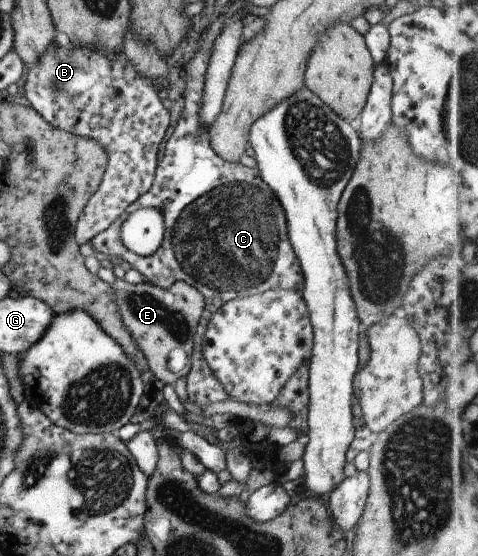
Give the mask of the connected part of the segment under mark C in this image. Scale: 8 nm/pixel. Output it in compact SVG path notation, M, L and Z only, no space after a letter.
M199 47L192 57L185 64L185 75L183 91L182 111L174 117L173 132L165 143L163 158L155 169L153 183L151 187L137 197L131 203L129 210L137 207L153 207L163 215L163 225L165 233L159 249L155 249L153 255L149 257L139 257L123 247L119 241L119 229L122 219L127 219L124 214L121 218L115 218L111 225L94 235L91 239L91 247L97 252L98 257L108 257L116 255L120 257L124 267L131 267L145 277L146 282L161 289L167 289L175 281L185 281L187 285L197 289L203 296L203 313L197 324L197 329L193 335L193 349L187 361L187 375L185 375L186 399L197 406L205 406L215 401L225 401L227 393L215 380L211 369L201 355L201 339L205 333L206 324L211 315L224 302L249 294L259 294L275 289L302 289L303 274L295 252L291 249L291 244L287 241L287 228L285 223L285 213L281 209L281 204L271 189L261 181L256 167L247 167L240 162L229 163L221 159L209 145L208 129L203 129L199 123L199 105L201 105L201 93L203 93L203 83L205 83L205 71L209 63L209 47Z

